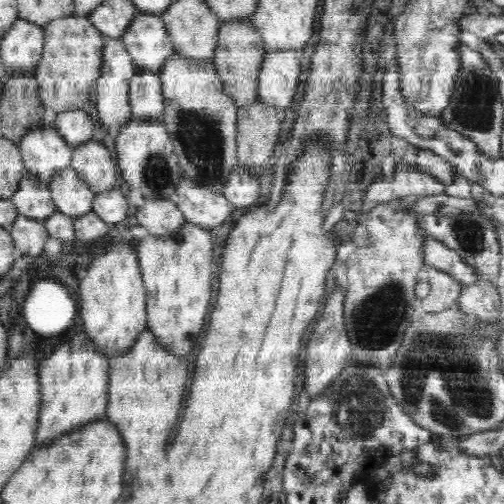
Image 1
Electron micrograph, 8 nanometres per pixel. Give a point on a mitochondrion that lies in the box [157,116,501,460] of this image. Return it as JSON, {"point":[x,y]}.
{"point":[449,395]}

